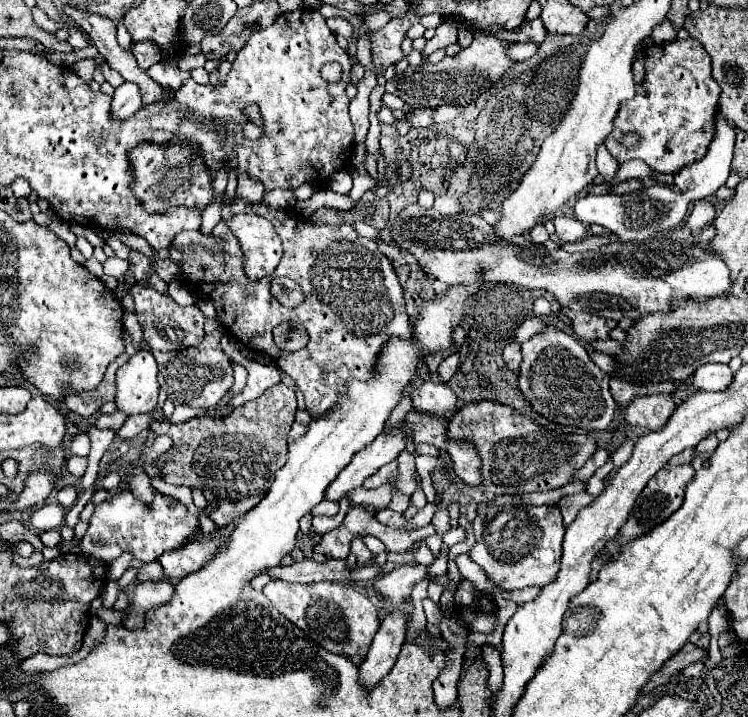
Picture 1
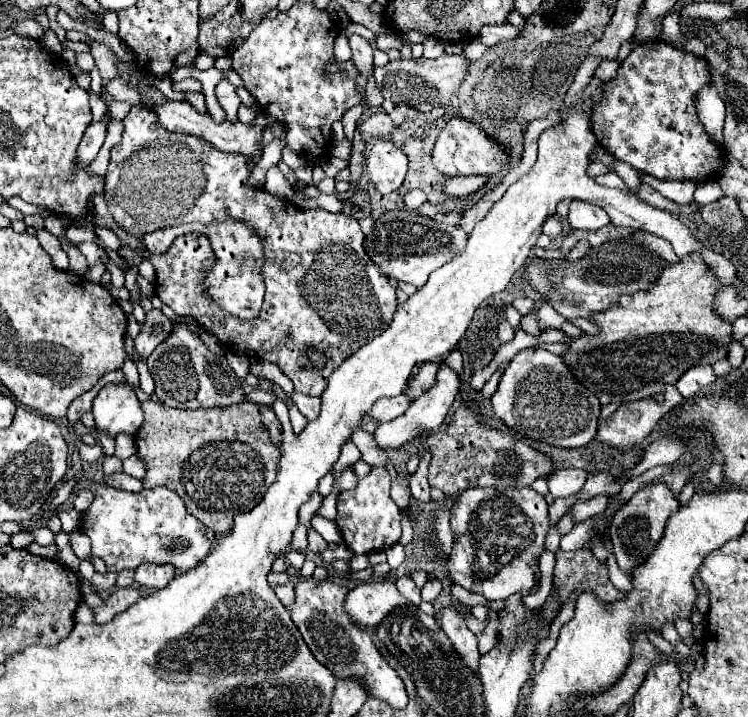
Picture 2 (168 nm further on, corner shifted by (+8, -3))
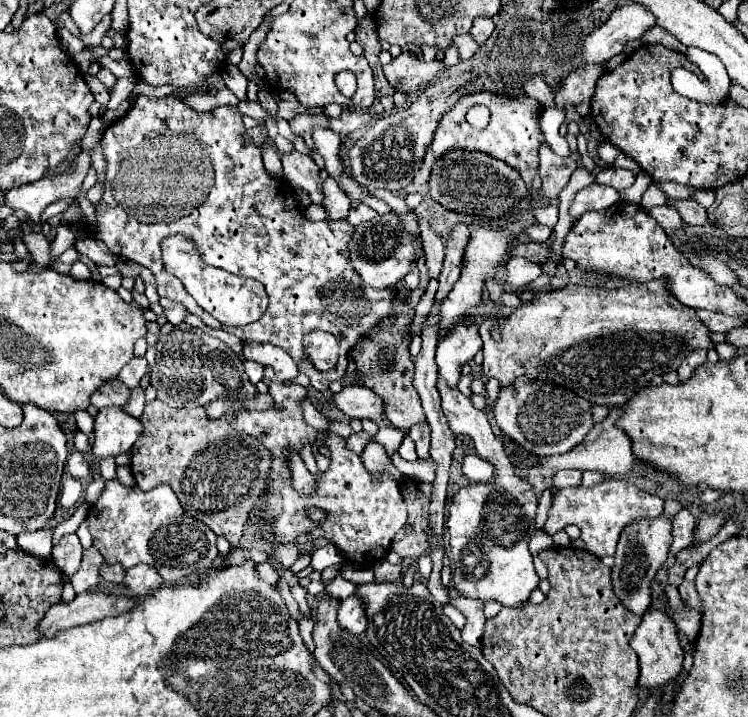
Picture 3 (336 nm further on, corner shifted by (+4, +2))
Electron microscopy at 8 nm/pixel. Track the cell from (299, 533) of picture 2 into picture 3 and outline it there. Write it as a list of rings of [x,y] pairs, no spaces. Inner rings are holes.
[[[284,545],[272,549],[270,557],[277,560],[282,567],[289,568],[297,559],[298,551],[294,546]]]

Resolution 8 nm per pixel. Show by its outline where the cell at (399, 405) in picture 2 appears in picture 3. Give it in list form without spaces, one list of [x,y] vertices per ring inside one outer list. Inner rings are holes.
[[[347,386],[333,396],[335,406],[351,418],[369,418],[373,422],[385,420],[385,402],[381,396],[365,386]]]

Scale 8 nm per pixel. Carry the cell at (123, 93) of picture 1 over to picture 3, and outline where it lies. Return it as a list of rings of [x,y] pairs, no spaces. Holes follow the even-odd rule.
[[[81,148],[81,152],[71,160],[67,170],[5,192],[5,206],[13,210],[23,210],[35,224],[41,224],[39,214],[47,204],[61,198],[79,196],[81,184],[89,168],[91,168],[91,154],[85,148]]]

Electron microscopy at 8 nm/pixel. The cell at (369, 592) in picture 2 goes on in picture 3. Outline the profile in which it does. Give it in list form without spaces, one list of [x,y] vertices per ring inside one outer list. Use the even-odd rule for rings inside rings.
[[[355,596],[345,598],[341,602],[337,620],[339,620],[339,624],[345,630],[349,630],[355,636],[359,636],[361,632],[365,632],[367,620],[365,620],[365,606],[361,606],[361,598],[355,598]]]

